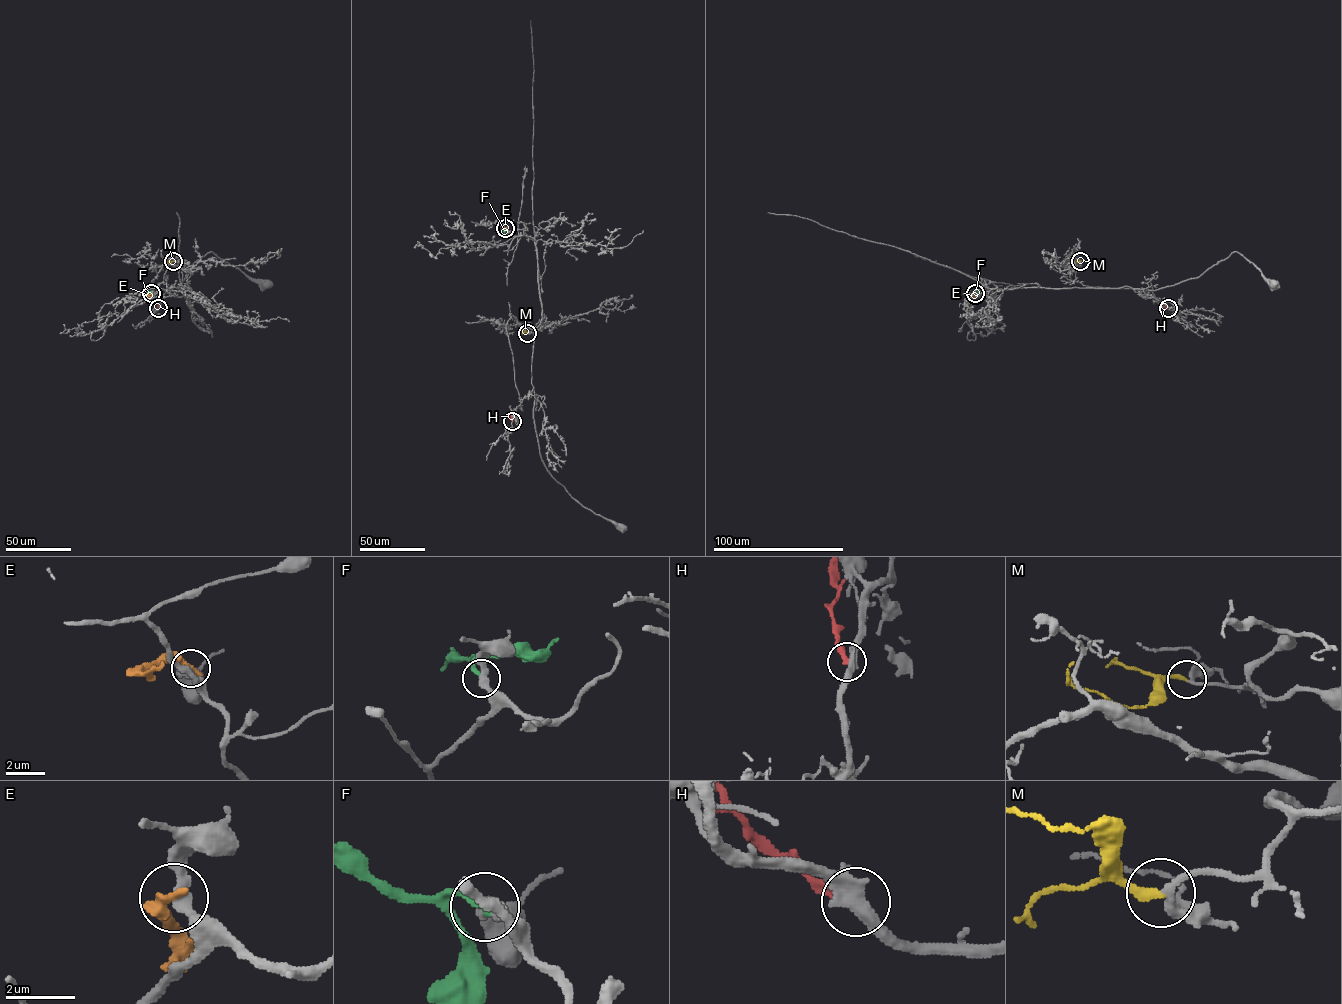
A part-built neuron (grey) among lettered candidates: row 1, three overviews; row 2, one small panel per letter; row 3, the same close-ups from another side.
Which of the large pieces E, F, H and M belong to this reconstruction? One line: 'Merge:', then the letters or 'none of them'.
Merge: M

